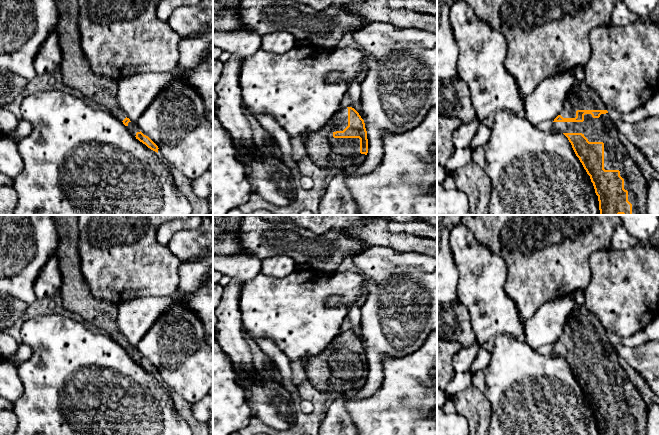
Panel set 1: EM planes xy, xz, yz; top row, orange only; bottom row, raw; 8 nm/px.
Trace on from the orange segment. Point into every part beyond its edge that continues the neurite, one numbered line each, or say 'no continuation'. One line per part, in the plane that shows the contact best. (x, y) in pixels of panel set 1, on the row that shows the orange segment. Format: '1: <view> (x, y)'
1: yz (616, 157)

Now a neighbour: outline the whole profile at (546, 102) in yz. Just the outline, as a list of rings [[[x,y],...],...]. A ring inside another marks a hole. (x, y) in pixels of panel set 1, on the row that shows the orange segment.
[[[569,72],[546,78],[524,99],[525,118],[534,126],[545,120],[554,121],[577,84]]]

